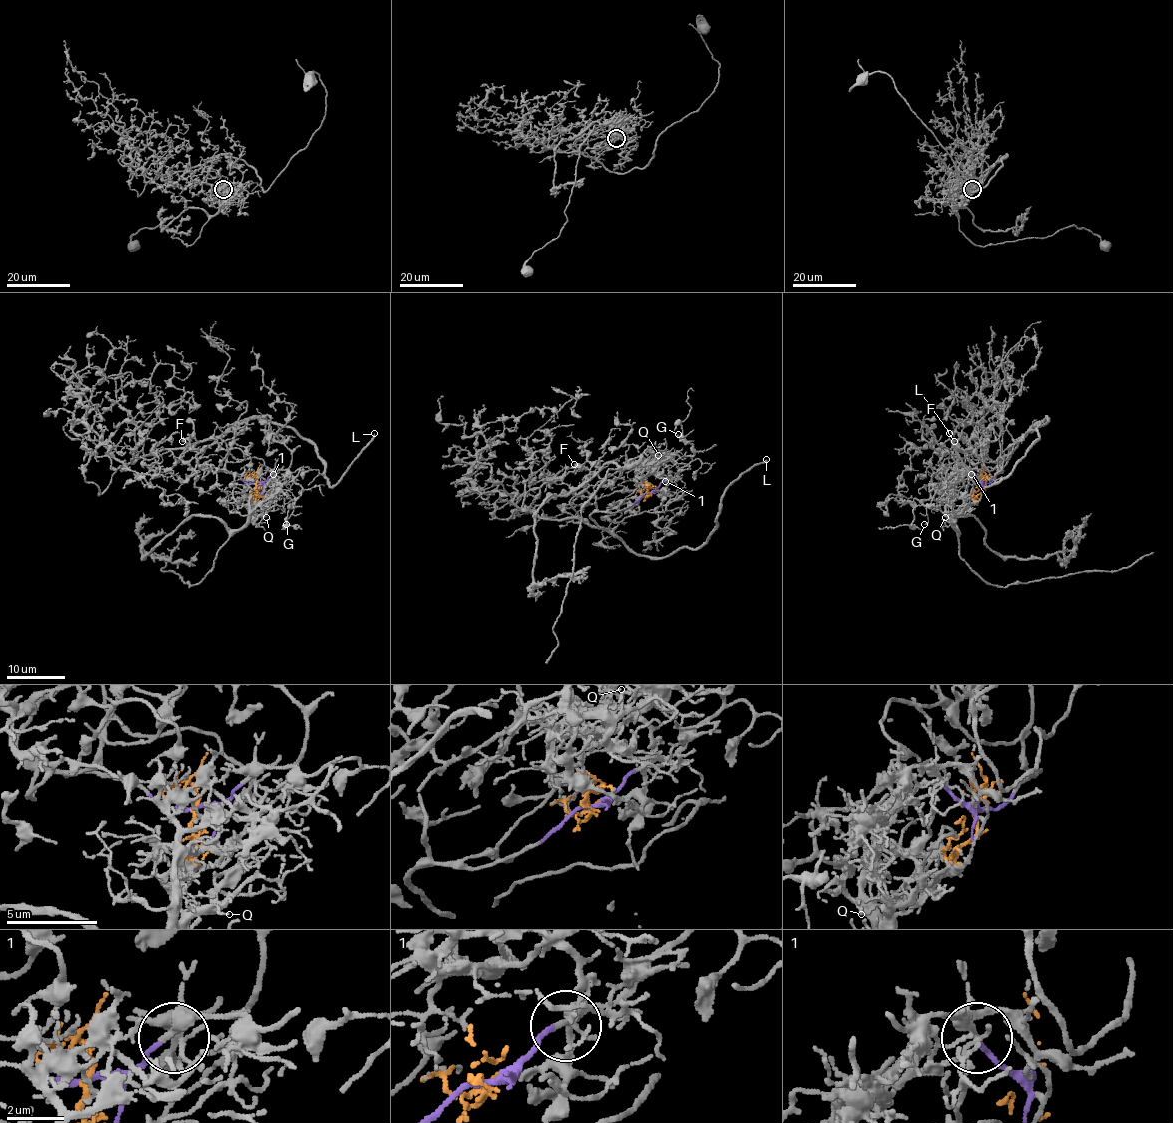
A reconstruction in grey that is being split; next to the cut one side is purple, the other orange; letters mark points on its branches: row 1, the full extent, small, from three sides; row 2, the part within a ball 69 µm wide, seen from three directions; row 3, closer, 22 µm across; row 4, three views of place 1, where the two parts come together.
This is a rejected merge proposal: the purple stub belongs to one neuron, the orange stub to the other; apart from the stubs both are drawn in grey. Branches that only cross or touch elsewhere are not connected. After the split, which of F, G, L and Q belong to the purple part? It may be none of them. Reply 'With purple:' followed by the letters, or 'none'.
With purple: F, G, L

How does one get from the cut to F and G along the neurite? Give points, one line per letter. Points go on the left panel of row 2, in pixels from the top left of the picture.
F: (256, 483), (246, 483), (228, 471), (206, 471), (203, 480), (209, 470), (197, 462), (197, 451), (181, 440)
G: (256, 483), (263, 483), (282, 470), (292, 473), (300, 470), (294, 481), (301, 487), (301, 493), (287, 524)

